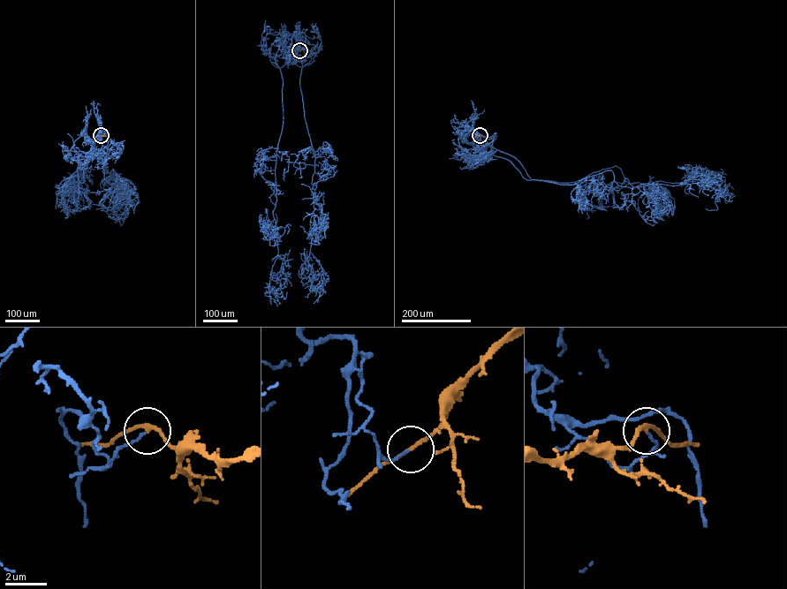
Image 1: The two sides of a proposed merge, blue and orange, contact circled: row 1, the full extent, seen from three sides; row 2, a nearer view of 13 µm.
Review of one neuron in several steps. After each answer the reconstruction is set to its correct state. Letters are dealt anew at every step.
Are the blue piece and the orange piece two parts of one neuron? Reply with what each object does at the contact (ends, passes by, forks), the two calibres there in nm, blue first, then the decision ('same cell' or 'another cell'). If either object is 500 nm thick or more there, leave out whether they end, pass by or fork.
blue ends; orange passes by; calibres 110 and 170 nm; another cell

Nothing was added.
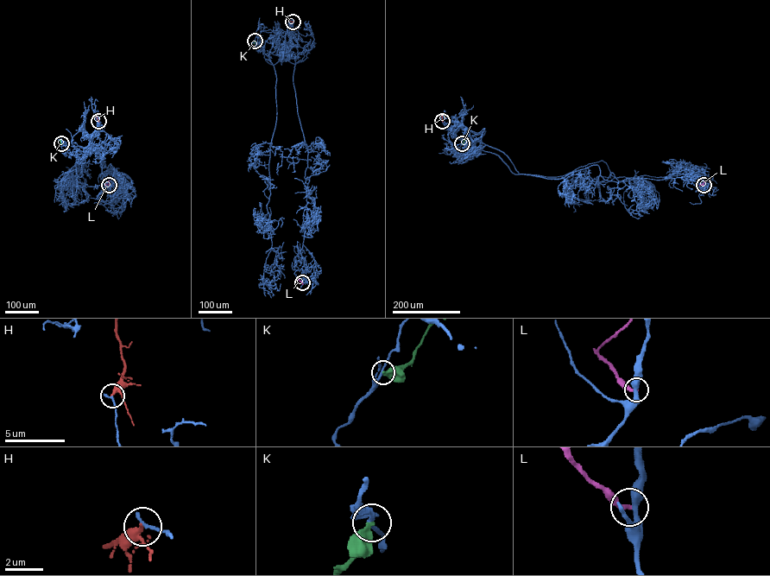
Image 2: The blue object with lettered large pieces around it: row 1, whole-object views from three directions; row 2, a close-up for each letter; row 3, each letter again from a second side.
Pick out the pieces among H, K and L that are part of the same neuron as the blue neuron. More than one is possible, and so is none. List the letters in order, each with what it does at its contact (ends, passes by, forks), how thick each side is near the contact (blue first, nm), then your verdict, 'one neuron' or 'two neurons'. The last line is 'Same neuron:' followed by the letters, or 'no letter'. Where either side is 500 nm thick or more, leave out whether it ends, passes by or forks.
H: it passes by; calibres 190 and 280 nm; two neurons
K: it ends; calibres 180 and 440 nm; two neurons
L: it ends; calibres 400 and 240 nm; two neurons
Same neuron: no letter

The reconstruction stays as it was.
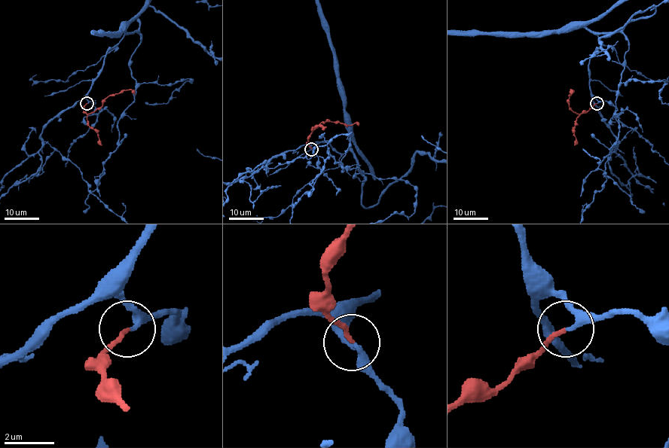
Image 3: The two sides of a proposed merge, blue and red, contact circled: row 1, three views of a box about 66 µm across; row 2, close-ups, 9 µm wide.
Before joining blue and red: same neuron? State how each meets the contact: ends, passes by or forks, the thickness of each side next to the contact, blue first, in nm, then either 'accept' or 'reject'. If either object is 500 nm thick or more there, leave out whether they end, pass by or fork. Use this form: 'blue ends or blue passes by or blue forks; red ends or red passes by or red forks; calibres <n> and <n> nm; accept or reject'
blue passes by; red ends; calibres 180 and 150 nm; accept

